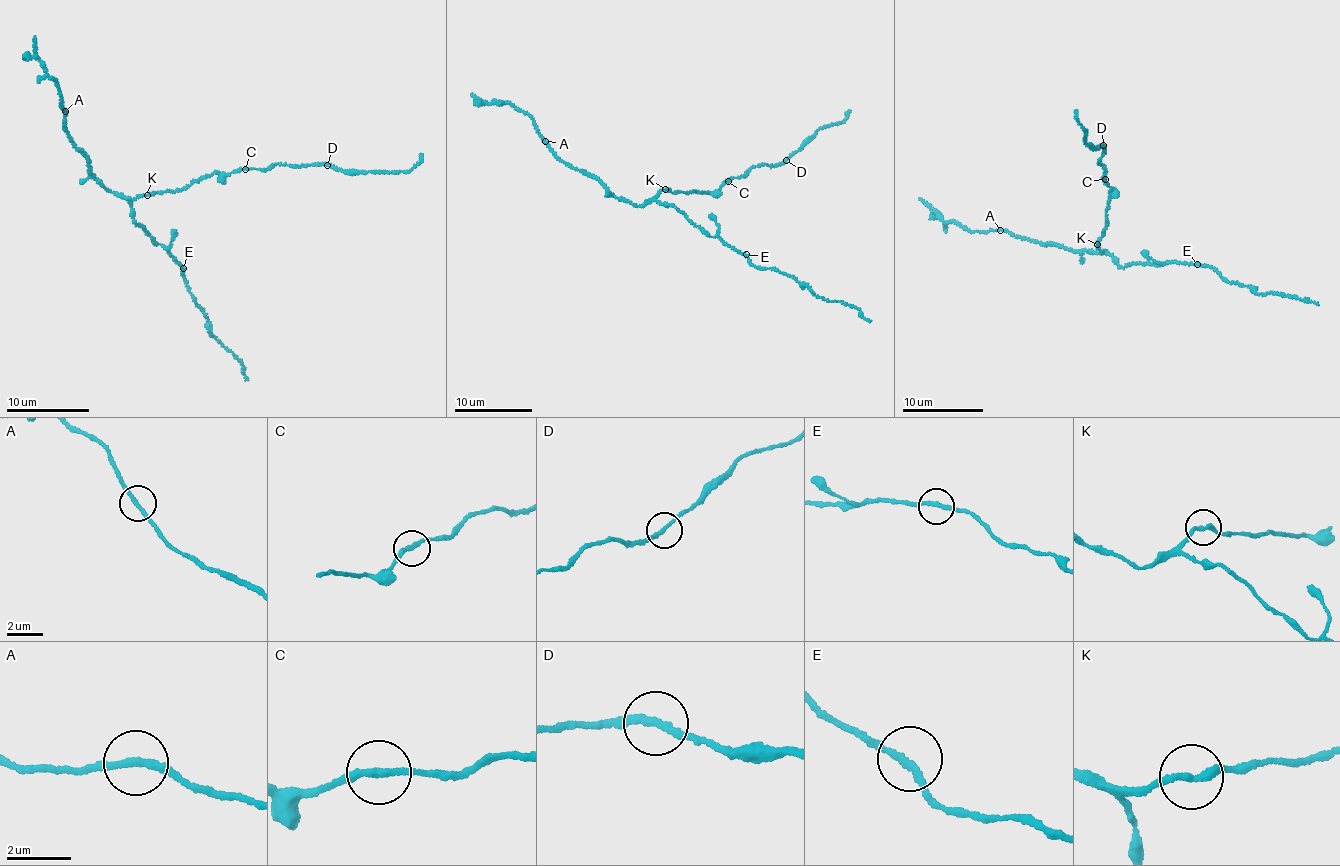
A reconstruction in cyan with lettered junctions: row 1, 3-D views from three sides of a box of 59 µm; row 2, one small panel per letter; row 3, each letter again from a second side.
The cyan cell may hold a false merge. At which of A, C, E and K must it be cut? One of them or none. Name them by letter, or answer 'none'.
none

